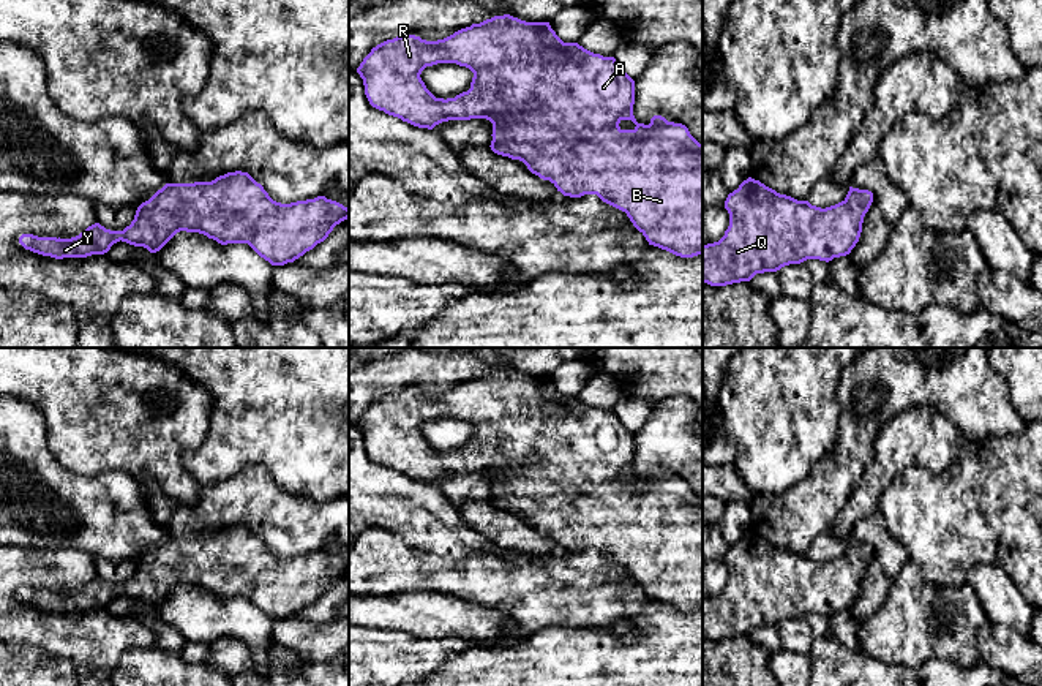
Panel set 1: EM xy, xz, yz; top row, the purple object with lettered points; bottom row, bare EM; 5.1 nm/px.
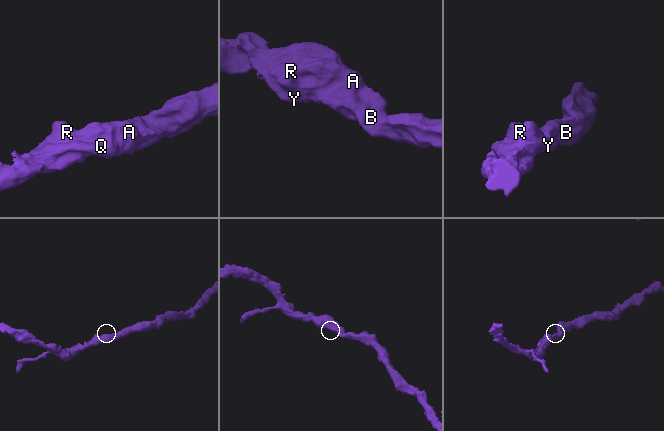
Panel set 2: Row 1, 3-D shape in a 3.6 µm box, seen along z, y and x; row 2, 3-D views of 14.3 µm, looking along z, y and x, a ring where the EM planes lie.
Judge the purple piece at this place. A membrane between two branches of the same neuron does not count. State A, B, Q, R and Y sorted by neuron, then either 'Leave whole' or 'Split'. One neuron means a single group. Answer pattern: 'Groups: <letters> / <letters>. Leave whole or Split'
Groups: A B Q R Y. Leave whole

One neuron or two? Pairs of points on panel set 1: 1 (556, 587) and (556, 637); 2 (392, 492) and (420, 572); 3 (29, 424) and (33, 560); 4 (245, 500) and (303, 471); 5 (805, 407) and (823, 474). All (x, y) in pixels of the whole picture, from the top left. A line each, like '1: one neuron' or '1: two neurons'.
1: two neurons
2: two neurons
3: two neurons
4: two neurons
5: two neurons

